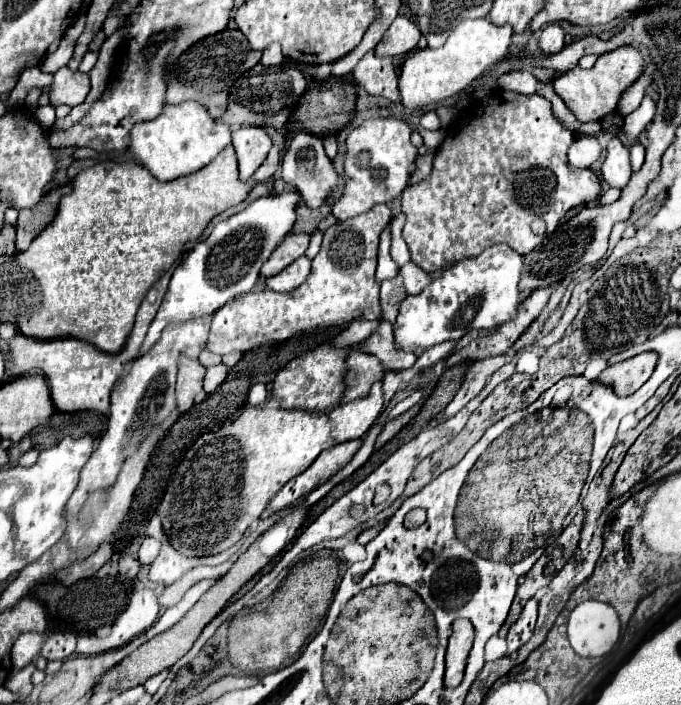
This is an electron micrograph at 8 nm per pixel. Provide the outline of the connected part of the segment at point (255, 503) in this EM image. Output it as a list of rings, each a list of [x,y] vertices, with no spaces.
[[[376,382],[370,394],[362,400],[340,404],[330,414],[310,414],[302,410],[282,410],[274,406],[244,406],[242,414],[218,430],[202,434],[186,452],[186,458],[176,466],[174,478],[158,506],[164,532],[170,544],[184,556],[210,556],[234,546],[246,532],[252,520],[260,518],[268,500],[294,476],[302,474],[322,450],[336,444],[362,438],[376,422],[384,408],[382,382]]]

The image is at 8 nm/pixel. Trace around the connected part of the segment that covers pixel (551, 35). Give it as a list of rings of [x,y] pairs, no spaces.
[[[548,24],[540,34],[538,46],[546,56],[560,52],[564,48],[564,30],[558,24]]]

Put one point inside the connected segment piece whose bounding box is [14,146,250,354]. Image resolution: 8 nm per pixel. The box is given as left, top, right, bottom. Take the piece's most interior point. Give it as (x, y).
(119, 230)

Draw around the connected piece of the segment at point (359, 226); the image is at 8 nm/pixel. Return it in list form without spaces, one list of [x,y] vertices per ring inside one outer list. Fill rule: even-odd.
[[[376,204],[372,210],[358,214],[350,220],[336,222],[328,230],[324,230],[324,240],[318,256],[312,260],[312,272],[304,280],[302,286],[294,288],[294,292],[272,292],[272,290],[260,290],[260,292],[248,292],[242,294],[230,302],[226,302],[220,310],[214,312],[214,324],[210,328],[210,336],[206,342],[206,348],[216,354],[228,354],[228,352],[246,352],[252,348],[258,348],[262,344],[276,344],[292,338],[300,332],[310,332],[314,328],[326,328],[326,326],[342,326],[356,318],[374,320],[380,318],[380,304],[378,304],[378,292],[380,286],[374,280],[376,272],[376,256],[378,256],[378,238],[382,230],[390,224],[392,212],[386,204]]]

